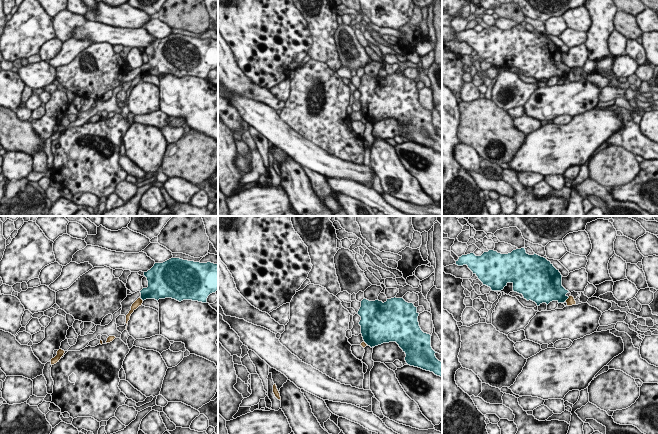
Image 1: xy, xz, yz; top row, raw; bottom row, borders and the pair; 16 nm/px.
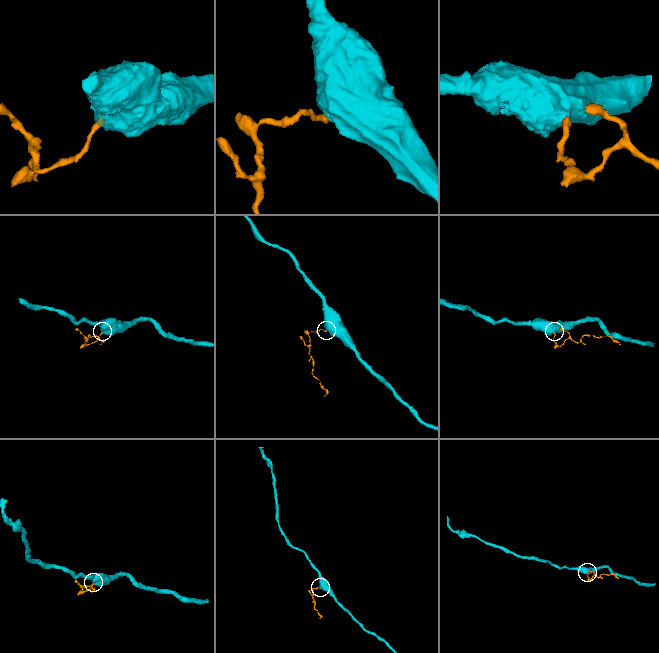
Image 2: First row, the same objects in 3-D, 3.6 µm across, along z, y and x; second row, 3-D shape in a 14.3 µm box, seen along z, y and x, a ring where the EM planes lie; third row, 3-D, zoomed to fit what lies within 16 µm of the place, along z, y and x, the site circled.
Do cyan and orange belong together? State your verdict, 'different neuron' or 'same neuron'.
different neuron

